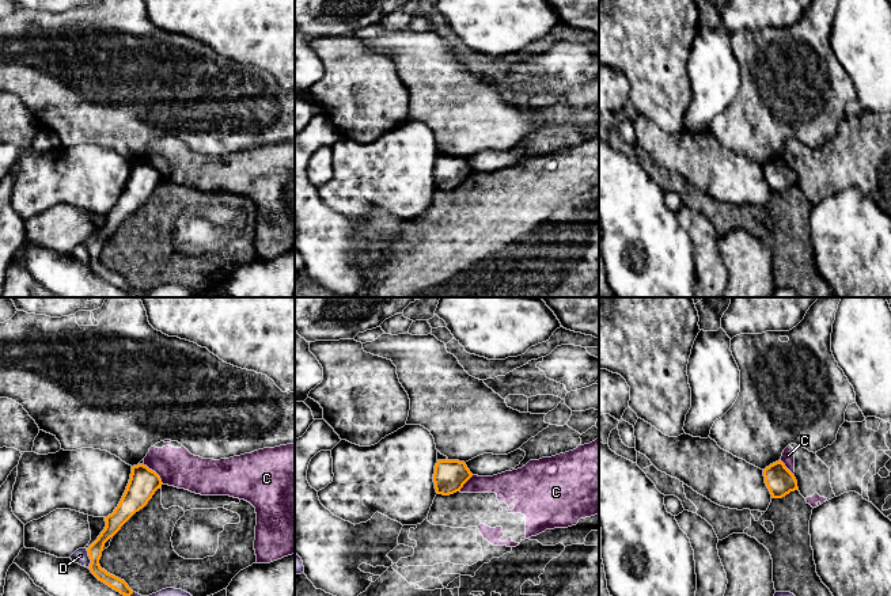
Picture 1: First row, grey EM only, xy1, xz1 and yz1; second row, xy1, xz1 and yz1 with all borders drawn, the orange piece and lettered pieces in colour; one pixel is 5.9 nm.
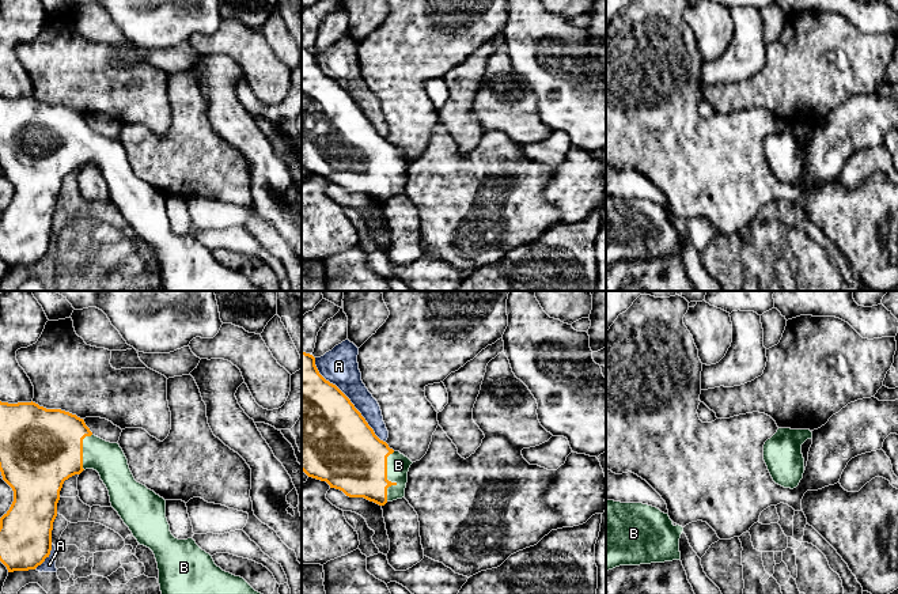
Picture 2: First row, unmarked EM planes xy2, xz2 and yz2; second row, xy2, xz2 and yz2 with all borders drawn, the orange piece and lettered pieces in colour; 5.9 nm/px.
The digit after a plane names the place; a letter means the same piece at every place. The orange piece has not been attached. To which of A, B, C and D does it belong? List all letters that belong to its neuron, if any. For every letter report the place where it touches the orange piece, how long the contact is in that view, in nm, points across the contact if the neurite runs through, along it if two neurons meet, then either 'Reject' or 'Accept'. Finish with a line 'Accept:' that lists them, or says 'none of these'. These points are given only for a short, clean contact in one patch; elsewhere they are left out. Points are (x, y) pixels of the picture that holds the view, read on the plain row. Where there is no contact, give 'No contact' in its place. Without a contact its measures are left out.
A: Touches orange at xz2 (349, 95). Shared border 650 nm. Reject
B: Touches orange at xz2 (386, 171). Shared border 300 nm. Path across: xz2 (349, 152), (359, 162), (386, 171), (398, 161). Accept
C: Touches orange at xy1 (155, 169). Shared border 170 nm. Boundary: xy1 (143, 160), (151, 164), (163, 179). Reject
D: Touches orange at xy1 (90, 254). Shared border 120 nm. Boundary: xy1 (86, 245), (90, 253), (88, 264). Reject
Accept: B

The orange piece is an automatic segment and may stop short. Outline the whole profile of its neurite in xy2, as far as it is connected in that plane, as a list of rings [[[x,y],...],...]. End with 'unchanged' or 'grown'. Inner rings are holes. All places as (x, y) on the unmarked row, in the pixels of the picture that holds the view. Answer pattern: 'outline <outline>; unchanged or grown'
outline [[[0,97],[0,167],[14,186],[10,205],[0,213],[0,257],[8,268],[35,265],[52,246],[52,226],[57,212],[60,186],[65,175],[86,164],[99,169],[110,192],[111,203],[118,208],[140,241],[149,243],[156,254],[162,291],[264,291],[255,287],[243,273],[217,262],[209,249],[193,234],[178,235],[170,227],[166,213],[166,196],[137,178],[128,155],[118,139],[95,132],[84,116],[61,105],[46,105],[35,98],[8,99]]]; grown

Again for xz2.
outline [[[302,46],[302,166],[349,193],[384,201],[405,192],[412,159],[375,130],[351,95],[319,69],[315,53]]]; grown

